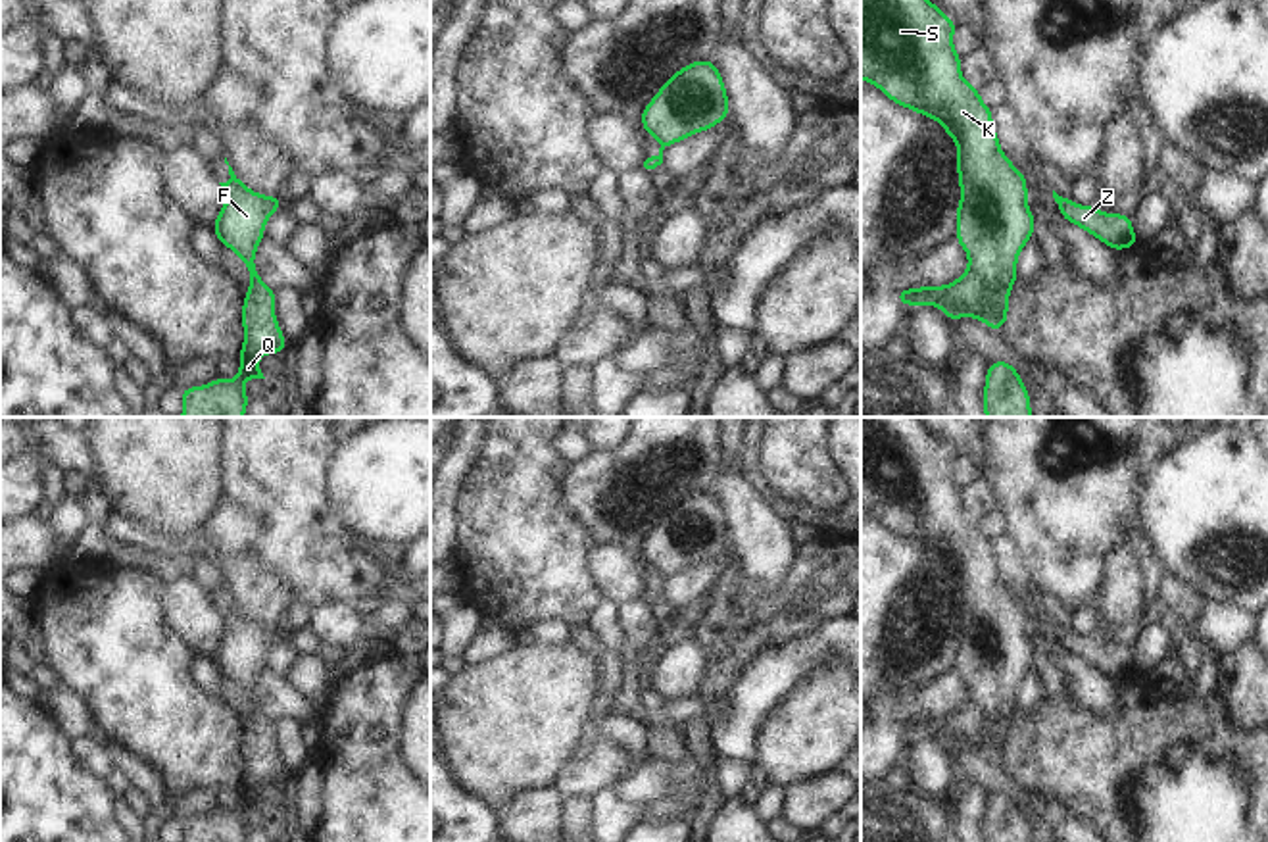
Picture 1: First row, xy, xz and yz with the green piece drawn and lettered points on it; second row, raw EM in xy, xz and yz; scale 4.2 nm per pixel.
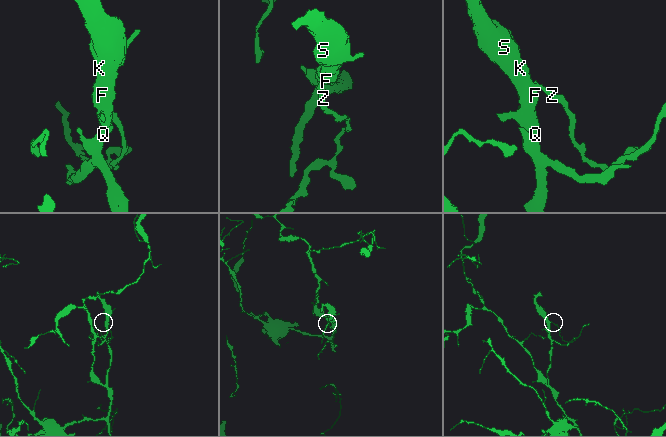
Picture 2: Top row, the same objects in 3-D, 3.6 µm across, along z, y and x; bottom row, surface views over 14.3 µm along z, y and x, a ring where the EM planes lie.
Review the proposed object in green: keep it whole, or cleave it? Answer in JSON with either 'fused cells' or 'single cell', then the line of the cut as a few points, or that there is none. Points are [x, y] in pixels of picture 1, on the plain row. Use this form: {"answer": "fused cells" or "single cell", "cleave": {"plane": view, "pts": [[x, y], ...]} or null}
{"answer": "fused cells", "cleave": {"plane": "yz", "pts": [[1017, 600], [1024, 614]]}}

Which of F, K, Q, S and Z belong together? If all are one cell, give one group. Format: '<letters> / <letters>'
F K Q S / Z

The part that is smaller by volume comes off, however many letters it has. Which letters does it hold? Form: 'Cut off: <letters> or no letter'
Cut off: Z

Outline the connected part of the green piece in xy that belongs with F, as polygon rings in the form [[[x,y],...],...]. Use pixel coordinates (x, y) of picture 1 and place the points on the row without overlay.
[[[236,606],[225,617],[225,636],[213,654],[217,671],[229,677],[248,698],[250,721],[244,727],[244,775],[240,802],[232,811],[215,807],[209,815],[181,821],[183,842],[244,842],[250,829],[246,809],[265,809],[257,792],[263,784],[280,784],[284,765],[275,748],[275,721],[257,706],[256,681],[267,650],[280,638],[282,629],[252,623]]]

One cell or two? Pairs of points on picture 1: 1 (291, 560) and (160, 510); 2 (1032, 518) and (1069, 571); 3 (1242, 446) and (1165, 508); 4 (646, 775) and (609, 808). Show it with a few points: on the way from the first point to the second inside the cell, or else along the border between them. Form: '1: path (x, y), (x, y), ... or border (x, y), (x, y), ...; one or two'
1: border (221, 485), (221, 496), (200, 527); two
2: path (1046, 531), (1065, 550), (1065, 558); one
3: path (1222, 466), (1184, 504); one
4: path (638, 785), (619, 804); one

